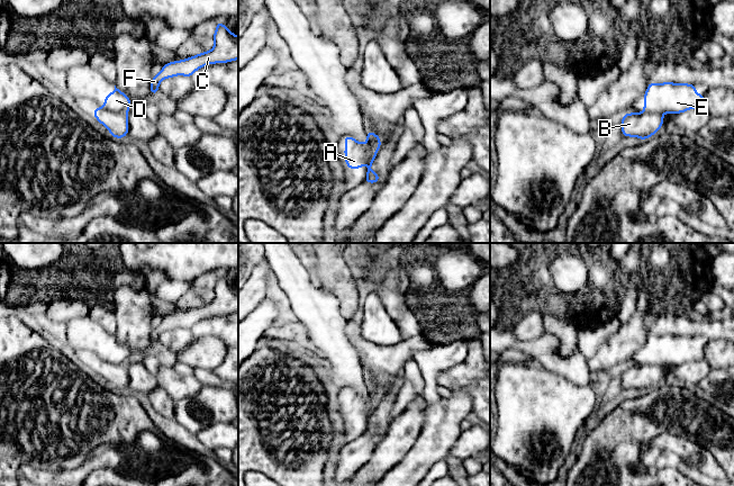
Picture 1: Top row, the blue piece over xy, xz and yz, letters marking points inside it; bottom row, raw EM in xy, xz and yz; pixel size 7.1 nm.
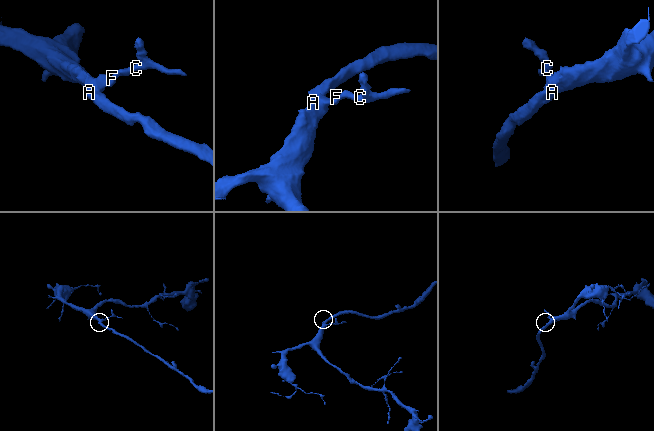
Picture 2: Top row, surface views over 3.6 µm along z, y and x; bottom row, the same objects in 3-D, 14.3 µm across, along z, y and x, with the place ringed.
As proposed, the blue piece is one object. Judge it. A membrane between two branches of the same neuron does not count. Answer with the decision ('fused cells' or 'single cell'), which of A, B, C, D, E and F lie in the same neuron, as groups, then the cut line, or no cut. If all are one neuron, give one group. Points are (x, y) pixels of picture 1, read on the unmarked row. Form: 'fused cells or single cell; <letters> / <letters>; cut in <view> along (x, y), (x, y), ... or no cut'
fused cells; A B / C D E F; cut in xy along (103, 360), (110, 363), (126, 362)

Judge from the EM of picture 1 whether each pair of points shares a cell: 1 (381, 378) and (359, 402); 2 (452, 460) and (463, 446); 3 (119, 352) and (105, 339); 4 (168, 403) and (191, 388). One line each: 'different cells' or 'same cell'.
1: different cells
2: different cells
3: same cell
4: different cells

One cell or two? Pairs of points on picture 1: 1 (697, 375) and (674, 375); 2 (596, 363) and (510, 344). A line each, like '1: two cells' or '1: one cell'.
1: one cell
2: one cell

